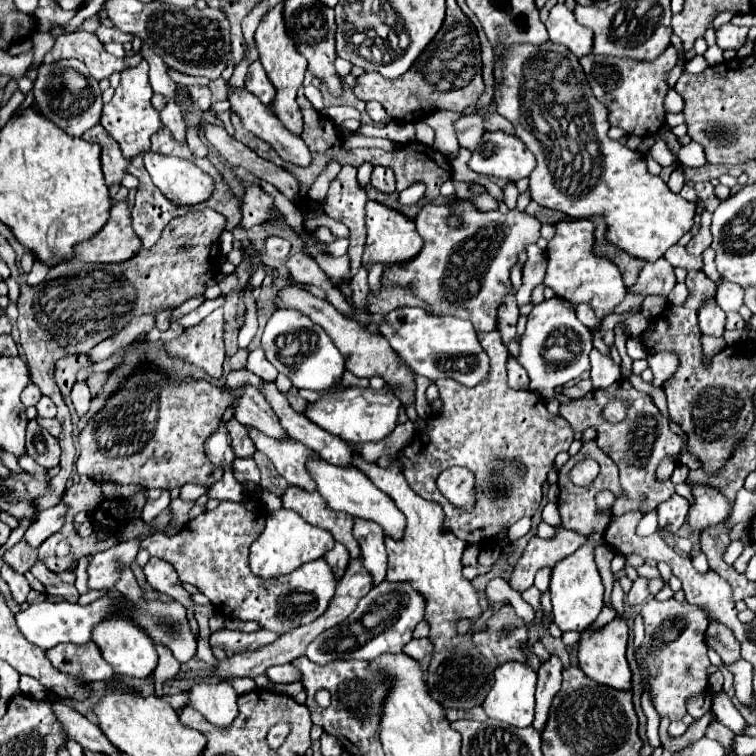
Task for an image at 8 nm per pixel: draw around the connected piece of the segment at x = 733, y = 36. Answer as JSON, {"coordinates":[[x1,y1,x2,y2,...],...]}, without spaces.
{"coordinates":[[723,24,719,30,717,30,717,46,727,50,727,48,739,48,745,38,747,38,747,28,745,26,735,26,735,24]]}

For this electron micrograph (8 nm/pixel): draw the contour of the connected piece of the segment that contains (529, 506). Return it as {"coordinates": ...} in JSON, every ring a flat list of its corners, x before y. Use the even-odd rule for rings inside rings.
{"coordinates":[[499,330,477,332,477,336,491,361,487,380,473,388,467,388,449,378,437,380,437,386,441,392,441,402,443,402,443,410,441,410,439,418,429,418,427,426,423,430,415,432,415,436,407,448,399,450,395,456,381,456,381,458,377,458,375,464,385,468,391,462,397,462,407,484,411,486,411,490,415,490,425,500,433,500,433,502,437,500,441,504,441,508,445,510,445,528,449,532,453,532,457,538,461,538,465,542,465,546,493,546,495,536,503,528,509,528,523,516,533,516,539,510,541,496,543,496,541,488,547,482,547,474,553,468,555,456,559,452,569,450,569,446,573,442,573,432,571,432,571,426,565,422,565,418,561,418,559,414,551,414,545,408,545,402,541,402,541,398,535,392,517,392,507,386,507,356,509,356,509,352,501,344],[513,462,519,462,521,466,525,466,523,476,517,476,517,470,511,468],[449,466,465,466,473,472,475,482,477,482,477,506,473,510,457,510,455,506,449,506,449,502,445,502,443,496,437,496,435,478,439,476,441,470,445,470]]}

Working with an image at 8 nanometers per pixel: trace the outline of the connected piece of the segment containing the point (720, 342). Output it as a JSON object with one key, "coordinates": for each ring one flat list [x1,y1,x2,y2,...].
{"coordinates":[[701,336,701,348,705,354,705,362,713,358,713,354,721,352,725,348,725,340,723,338,711,338,711,336]]}

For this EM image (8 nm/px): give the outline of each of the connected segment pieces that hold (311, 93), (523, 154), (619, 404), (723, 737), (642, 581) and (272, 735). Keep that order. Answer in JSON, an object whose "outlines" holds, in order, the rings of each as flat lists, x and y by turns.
{"outlines":[[[312,84,304,87,304,94,312,103,315,110,320,111,324,107,323,98,320,91]],[[487,132,483,134,483,142,479,142,467,166,477,174,517,182,533,172,535,156,517,136]],[[615,398,615,400,611,400,611,402,603,408,603,418,605,418,607,422,611,422,611,424,617,424,617,422,621,422,621,420,625,418,627,406,629,406,629,404,627,404,625,400]],[[713,722,713,724,709,724,707,726,707,732,705,732,705,736,707,738,713,738,713,740,717,740,717,742,721,742,721,744,725,744,725,746,729,746,731,742,733,742,733,732,727,728,727,726,721,726,721,722]],[[637,578,633,582,633,586,631,586,631,592,627,594,629,604,639,606,639,604,643,604,647,600,647,596,649,596,649,580,647,578]],[[277,722,275,726,271,726,271,730,267,734,269,748,279,748,285,742,285,738,289,736,289,730,291,730,289,722]]]}

